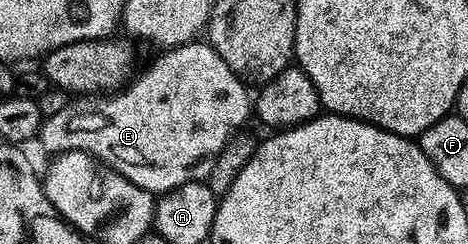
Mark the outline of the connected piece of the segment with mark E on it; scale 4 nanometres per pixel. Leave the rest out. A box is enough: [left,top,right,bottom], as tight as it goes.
[40,39,252,195]

